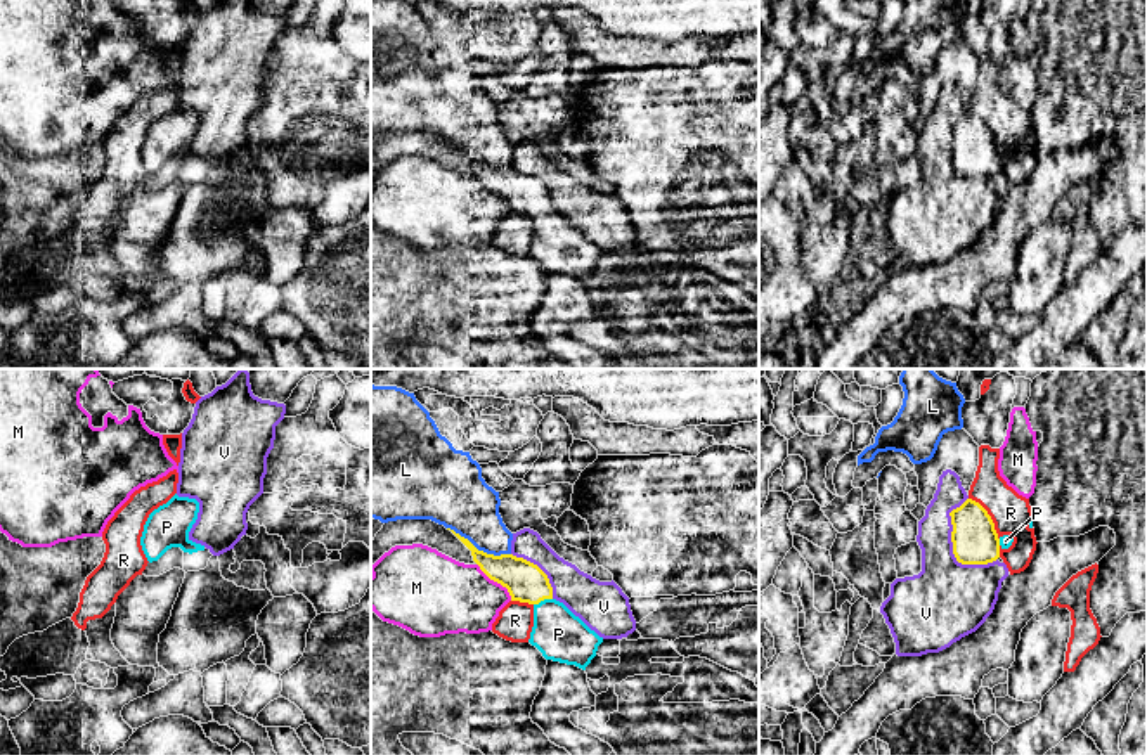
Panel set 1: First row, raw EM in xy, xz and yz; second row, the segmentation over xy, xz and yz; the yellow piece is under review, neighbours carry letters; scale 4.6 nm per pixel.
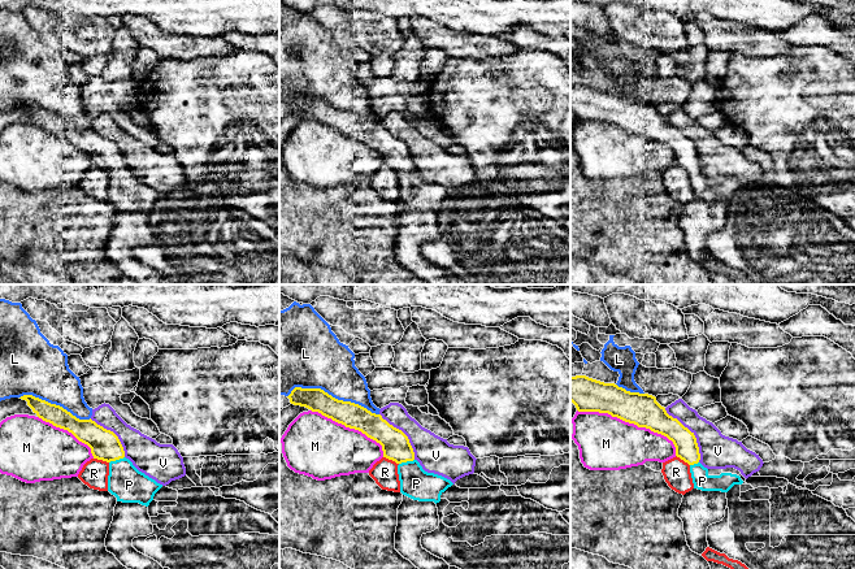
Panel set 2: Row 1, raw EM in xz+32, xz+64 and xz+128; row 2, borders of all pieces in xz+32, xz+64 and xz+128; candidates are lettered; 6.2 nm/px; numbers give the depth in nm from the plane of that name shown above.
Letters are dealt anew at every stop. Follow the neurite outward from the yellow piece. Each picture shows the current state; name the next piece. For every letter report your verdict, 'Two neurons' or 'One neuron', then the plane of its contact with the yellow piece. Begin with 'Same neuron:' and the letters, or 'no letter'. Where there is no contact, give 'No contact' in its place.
Same neuron: P
L: Two neurons. Touches yellow in xz
M: Two neurons. Touches yellow in xz
P: One neuron. Touches yellow in xz
R: Two neurons. Touches yellow in yz
V: Two neurons. Touches yellow in yz

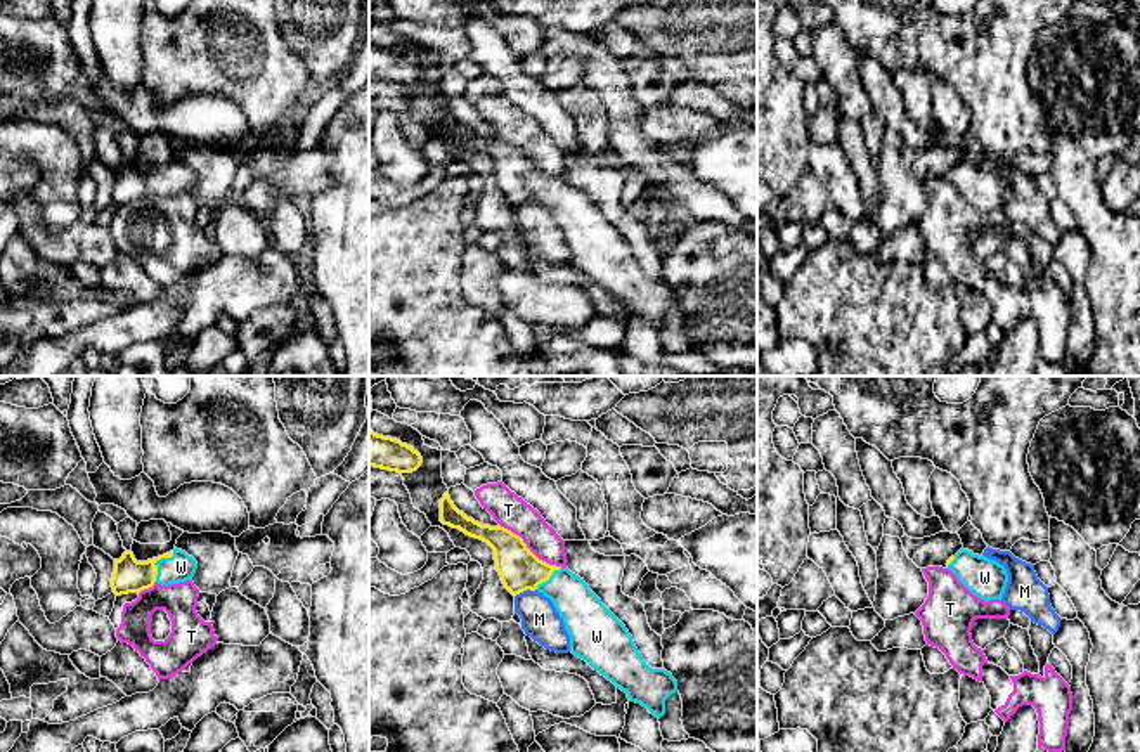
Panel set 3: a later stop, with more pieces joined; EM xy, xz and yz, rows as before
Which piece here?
Same neuron: W
M: Two neurons. Touches yellow in xz
T: Two neurons. Touches yellow in xz
W: One neuron. Touches yellow in xy

